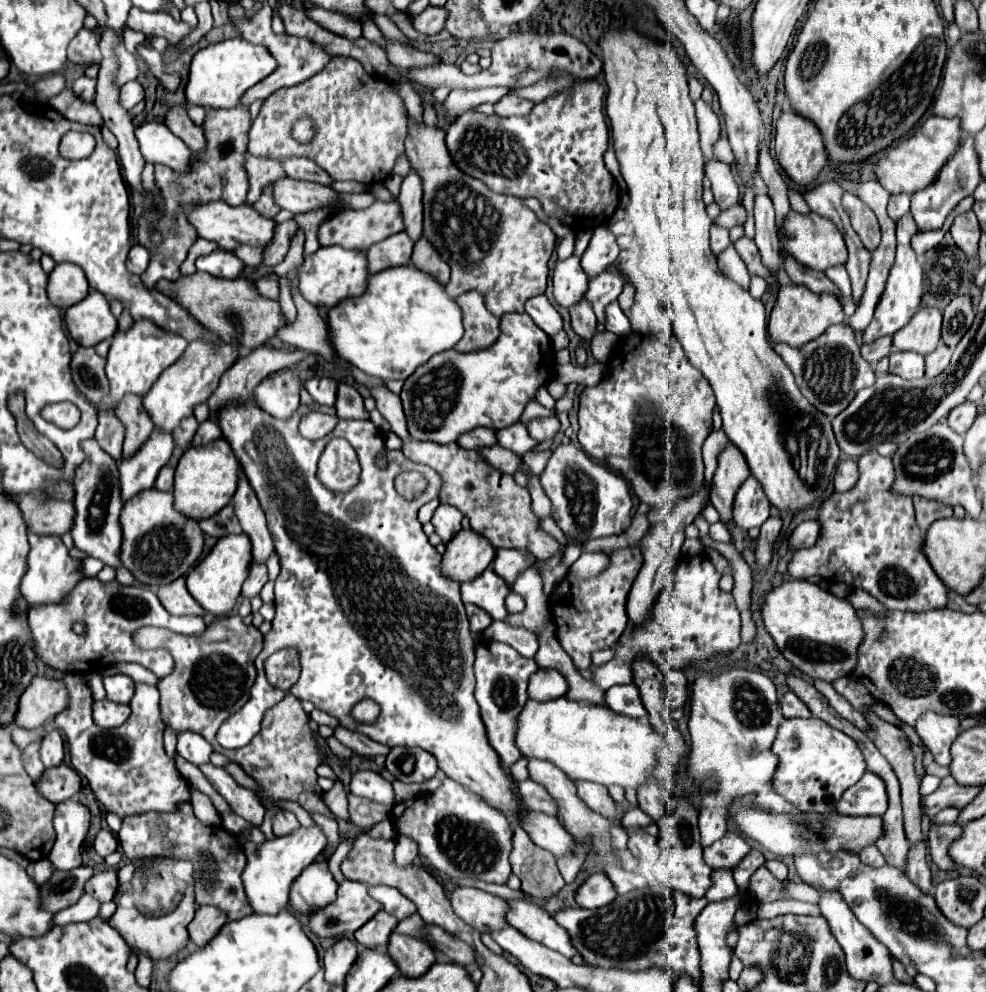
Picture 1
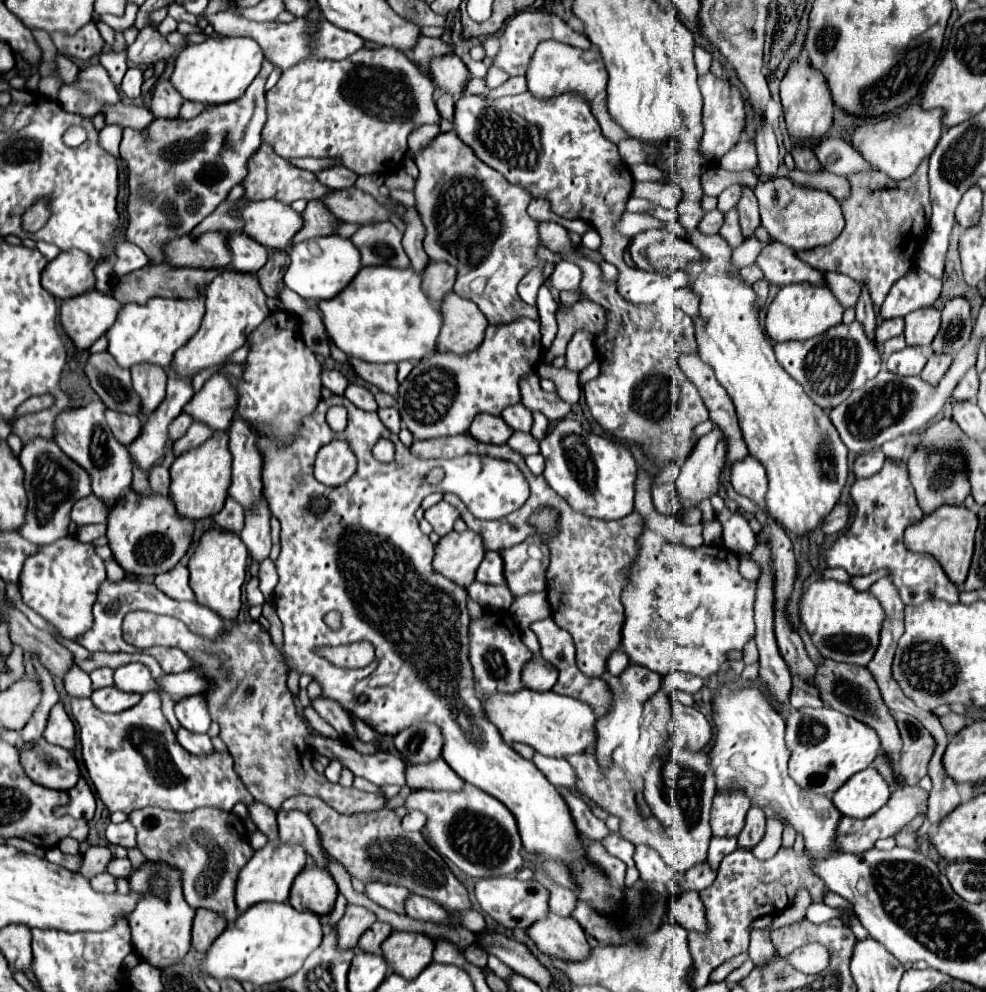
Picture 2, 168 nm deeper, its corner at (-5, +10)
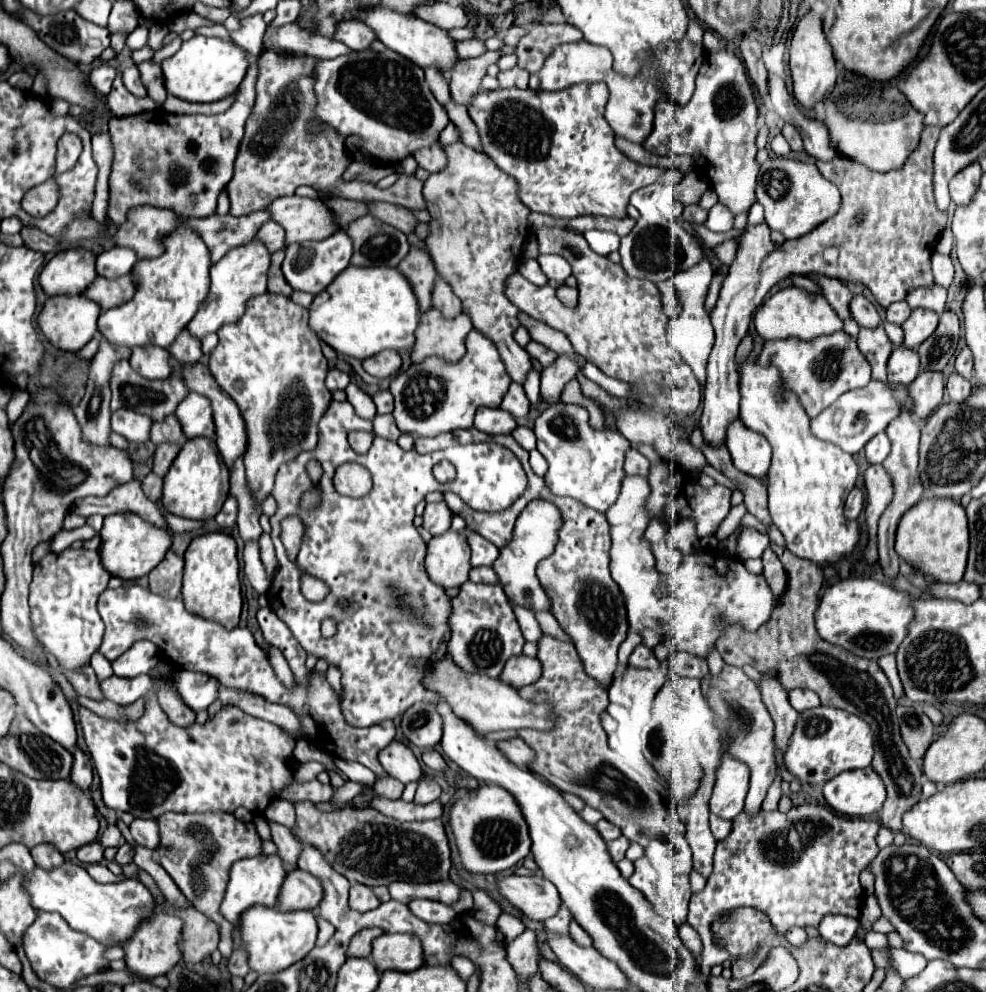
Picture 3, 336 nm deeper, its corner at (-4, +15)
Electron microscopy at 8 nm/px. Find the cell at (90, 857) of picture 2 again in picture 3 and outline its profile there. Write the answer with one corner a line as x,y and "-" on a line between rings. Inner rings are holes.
110,825
110,827
102,833
102,837
98,839
98,843
102,845
102,849
108,849
108,847
122,847
126,841
124,841
124,837
120,835
118,827
116,827
116,825

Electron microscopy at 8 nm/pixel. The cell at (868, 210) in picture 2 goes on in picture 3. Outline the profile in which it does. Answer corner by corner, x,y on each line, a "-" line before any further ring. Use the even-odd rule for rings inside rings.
926,127
920,147
910,155
904,167
888,173
872,171
866,165
846,157
836,157
830,163
818,161
816,165
820,173
840,189
842,207
834,217
800,239
786,239
786,245
772,243
766,223
746,225
738,239
738,253
720,289
716,307
710,313
716,343
708,361
708,385
704,391
704,407
700,417
704,445
726,445
726,433
738,417
740,403
736,347
746,335
754,311
760,307
774,283
788,277
790,273
806,275
816,271
846,283
862,283
872,291
874,299
882,307
902,301
914,287
934,283
930,255
936,237
946,229
948,223
946,213
936,209
932,195
932,153
938,133
940,127
-
828,247
838,249
836,263
824,259
824,251

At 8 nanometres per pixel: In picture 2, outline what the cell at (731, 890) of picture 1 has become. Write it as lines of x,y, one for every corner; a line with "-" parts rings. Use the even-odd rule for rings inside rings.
713,836
709,844
709,864
713,870
717,870
723,856
727,856
731,850
737,848
737,836

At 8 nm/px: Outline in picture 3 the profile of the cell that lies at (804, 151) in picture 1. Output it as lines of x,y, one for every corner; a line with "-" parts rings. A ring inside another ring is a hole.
810,11
796,27
796,33
792,37
790,45
790,77
792,77
792,89
794,89
794,99
800,103
802,109
812,111
818,103
826,99
826,93
836,85
838,69
836,61
832,55
832,49
824,37
822,31
822,21
820,15

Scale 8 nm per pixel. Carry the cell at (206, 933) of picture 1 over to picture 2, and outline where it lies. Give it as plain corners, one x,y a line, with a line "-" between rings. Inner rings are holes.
197,910
195,920
193,920
193,936
191,936
191,946
197,952
207,952
213,940
227,928
227,922
219,918
219,914
209,912
209,910

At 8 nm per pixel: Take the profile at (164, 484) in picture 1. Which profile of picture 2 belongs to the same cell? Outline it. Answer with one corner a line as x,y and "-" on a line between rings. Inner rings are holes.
153,466
149,470
149,484
155,494
167,496
169,494
169,470
165,466

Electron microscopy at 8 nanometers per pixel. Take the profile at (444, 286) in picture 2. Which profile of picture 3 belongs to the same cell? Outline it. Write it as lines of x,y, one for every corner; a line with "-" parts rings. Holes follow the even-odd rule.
438,277
434,281
434,287
432,287
432,307
436,307
442,313
446,313
446,317
454,317
454,315
458,315
462,311
460,299
452,293
452,287
442,277

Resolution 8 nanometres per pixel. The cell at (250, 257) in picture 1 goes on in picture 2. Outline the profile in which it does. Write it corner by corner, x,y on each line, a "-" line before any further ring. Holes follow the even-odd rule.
349,358
349,362
353,364
355,372
369,384
377,386
379,390
395,396
399,382
397,382
397,364
369,364
363,360
355,360

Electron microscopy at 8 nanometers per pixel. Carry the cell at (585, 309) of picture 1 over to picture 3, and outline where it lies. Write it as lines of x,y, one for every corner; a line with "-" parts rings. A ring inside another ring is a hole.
560,353
558,359
546,367
540,375
540,393
542,401
554,403
560,399
560,393
568,381
572,381
578,373
578,361
572,355

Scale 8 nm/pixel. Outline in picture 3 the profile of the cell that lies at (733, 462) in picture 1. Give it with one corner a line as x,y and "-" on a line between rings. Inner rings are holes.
702,261
690,269
680,271
672,278
672,283
680,301
682,301
682,313
678,319
672,319
668,323
668,343
670,347
674,347
682,359
686,361
686,365
690,365
692,373
696,375
698,383
702,385
702,389
706,387
706,365
708,365
708,355
712,351
714,345
714,331
712,331
712,323
708,317
708,311
704,307
704,301
708,293
710,279
713,278
714,269
708,261

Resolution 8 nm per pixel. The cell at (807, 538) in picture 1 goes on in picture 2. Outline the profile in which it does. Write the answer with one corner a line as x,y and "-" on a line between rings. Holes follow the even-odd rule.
839,502
839,504
833,508
833,512
825,518
821,530
823,530
825,534
837,534
837,532
841,532
841,530
849,524
849,512
851,512
851,510
849,510
849,504

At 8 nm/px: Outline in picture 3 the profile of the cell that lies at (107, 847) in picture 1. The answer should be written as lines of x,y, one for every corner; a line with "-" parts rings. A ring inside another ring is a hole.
134,819
130,823
130,833
136,845
144,845
150,849
158,847
158,825
154,819

